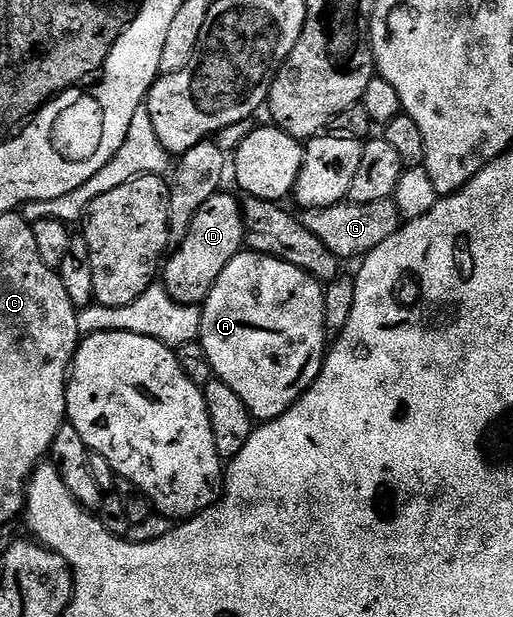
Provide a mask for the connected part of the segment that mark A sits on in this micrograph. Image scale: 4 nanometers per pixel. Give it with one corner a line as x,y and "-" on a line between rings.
248,249
242,250
241,254
233,258
219,273
211,293
205,298
201,307
201,338
199,342
203,345
203,353
207,353
207,361
211,361
211,369
214,376
223,381
223,385
229,386
239,398
243,400
243,405
253,415
254,420
268,421
278,419
291,405
295,405
297,400
306,389
317,379
317,374
321,372
321,365
325,361
327,354
327,332
325,329
325,287
315,277
311,277
303,269
295,269
295,265
287,265
287,261
279,261
270,255
261,255
257,251

